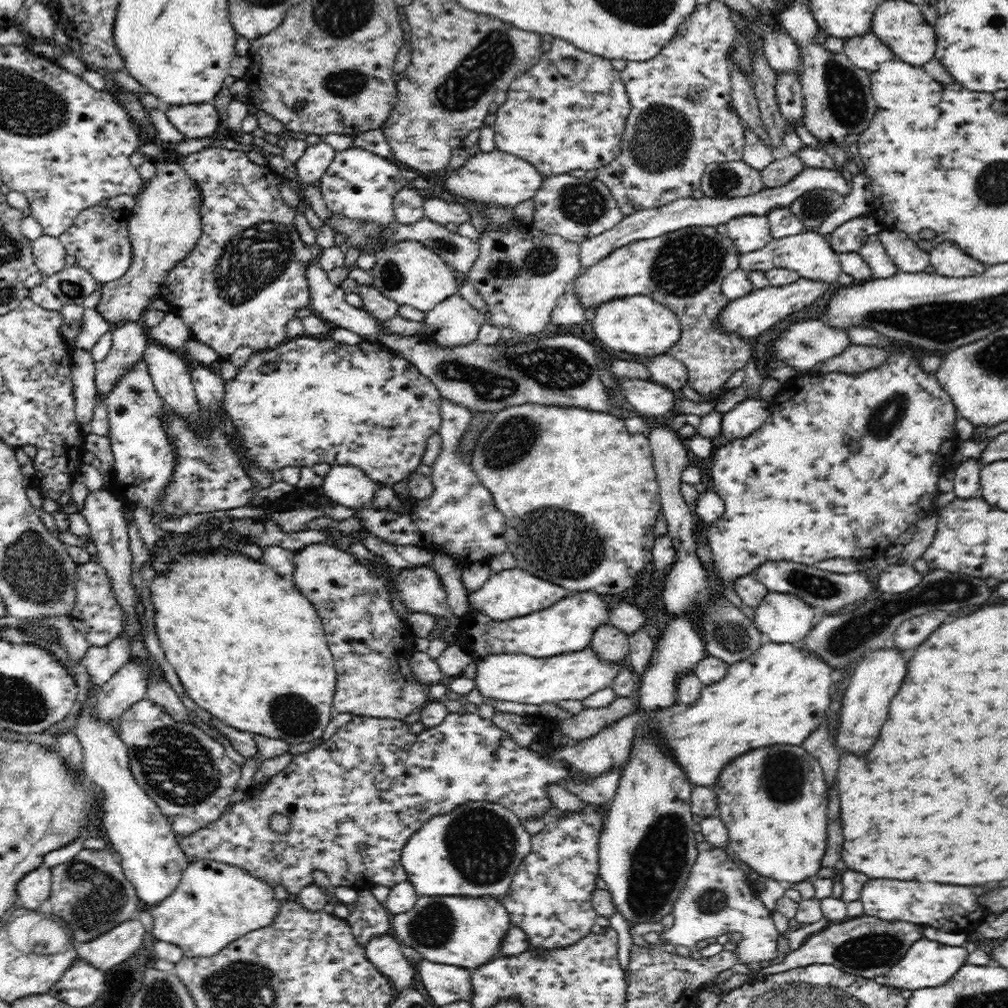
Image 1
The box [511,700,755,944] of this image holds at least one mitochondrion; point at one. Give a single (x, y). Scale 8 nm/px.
(659, 861)

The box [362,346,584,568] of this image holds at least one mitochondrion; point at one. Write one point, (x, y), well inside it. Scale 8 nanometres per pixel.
(513, 439)

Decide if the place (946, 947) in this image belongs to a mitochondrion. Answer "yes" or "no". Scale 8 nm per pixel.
no

